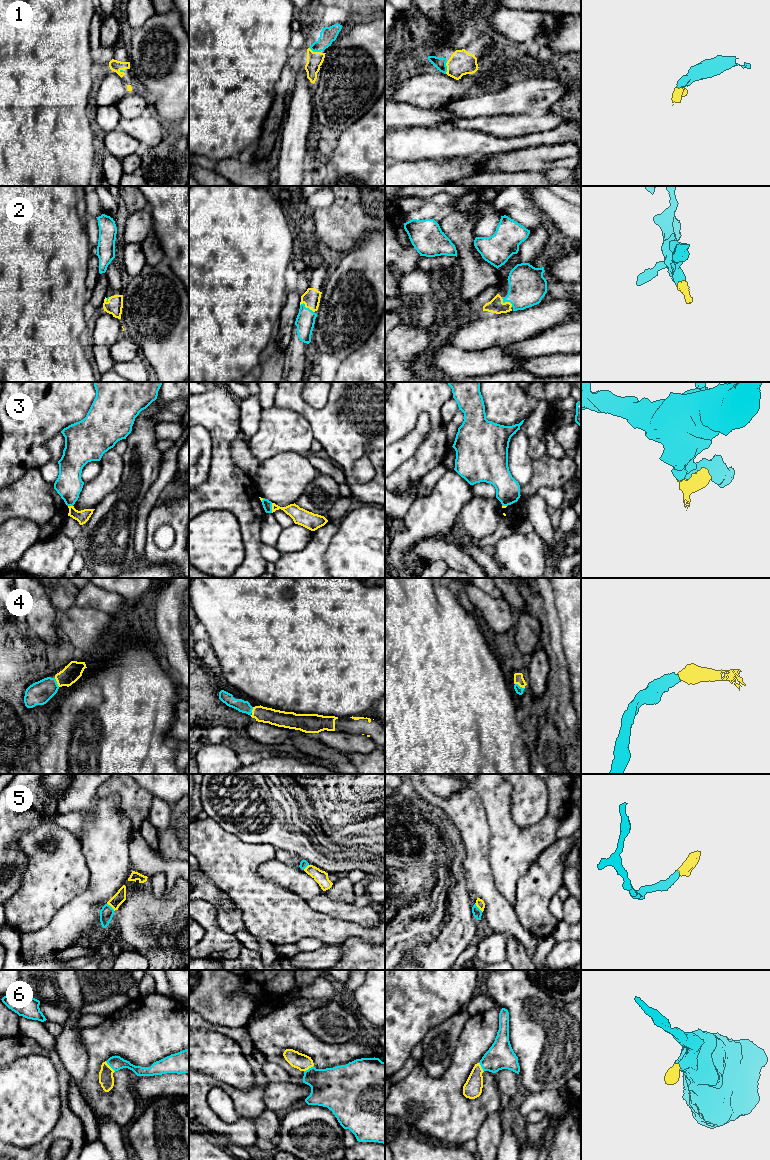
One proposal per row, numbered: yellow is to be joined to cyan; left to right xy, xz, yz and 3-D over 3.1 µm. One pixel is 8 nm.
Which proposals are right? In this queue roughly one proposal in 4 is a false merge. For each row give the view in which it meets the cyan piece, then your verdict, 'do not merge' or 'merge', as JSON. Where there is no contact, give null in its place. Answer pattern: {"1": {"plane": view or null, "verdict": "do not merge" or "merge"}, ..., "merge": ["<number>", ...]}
{"1": {"plane": "yz", "verdict": "merge"}, "2": {"plane": "yz", "verdict": "merge"}, "3": {"plane": "xz", "verdict": "do not merge"}, "4": {"plane": "yz", "verdict": "merge"}, "5": {"plane": "xy", "verdict": "merge"}, "6": {"plane": "xy", "verdict": "merge"}, "merge": ["1", "2", "4", "5", "6"]}

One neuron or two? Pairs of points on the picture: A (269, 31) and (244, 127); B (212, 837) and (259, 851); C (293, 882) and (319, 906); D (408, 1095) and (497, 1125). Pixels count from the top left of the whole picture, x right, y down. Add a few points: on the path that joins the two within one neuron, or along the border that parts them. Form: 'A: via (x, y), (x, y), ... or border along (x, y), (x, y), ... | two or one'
A: via (260, 55), (260, 86), (244, 103) | one
B: via (224, 849), (226, 851), (247, 851) | one
C: border along (322, 891), (307, 902) | two
D: border along (503, 1107), (493, 1111), (485, 1119), (475, 1138) | two

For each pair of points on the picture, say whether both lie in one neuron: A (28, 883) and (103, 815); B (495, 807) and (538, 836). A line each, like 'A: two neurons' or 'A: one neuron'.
A: two neurons
B: one neuron

